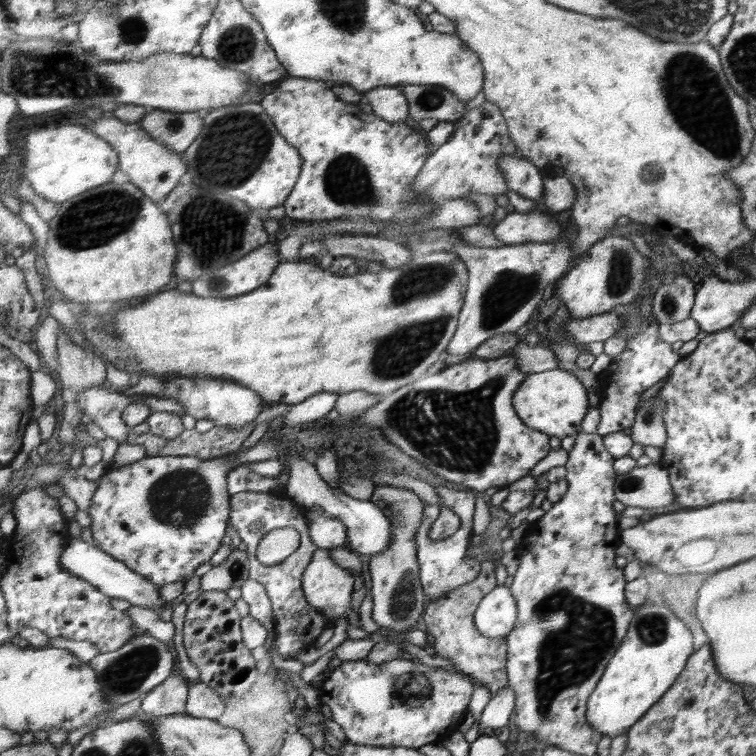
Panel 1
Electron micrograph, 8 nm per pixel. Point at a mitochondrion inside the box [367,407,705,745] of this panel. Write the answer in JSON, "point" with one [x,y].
{"point":[577,634]}

